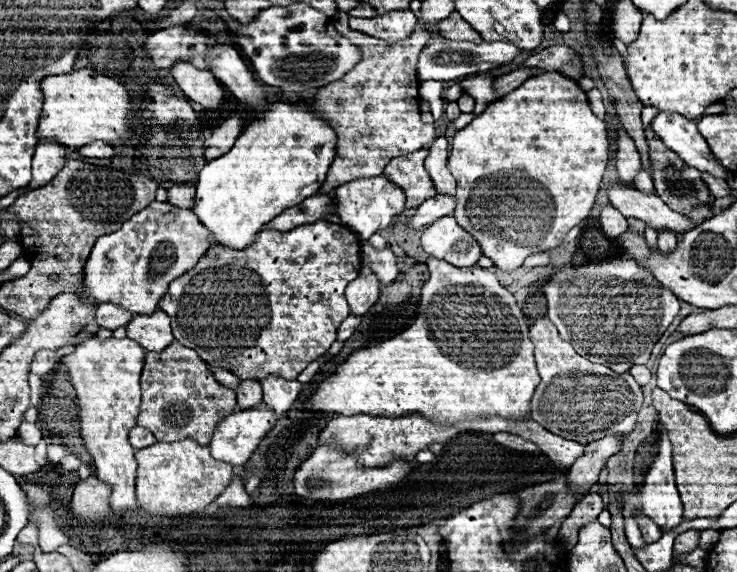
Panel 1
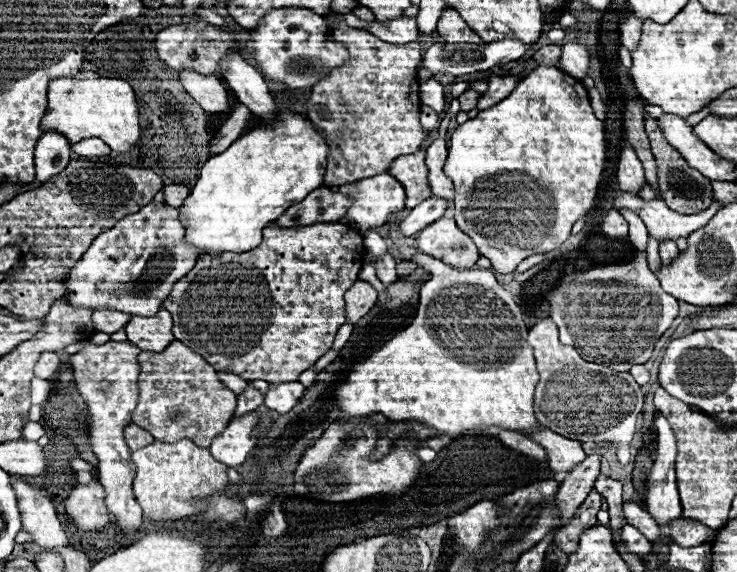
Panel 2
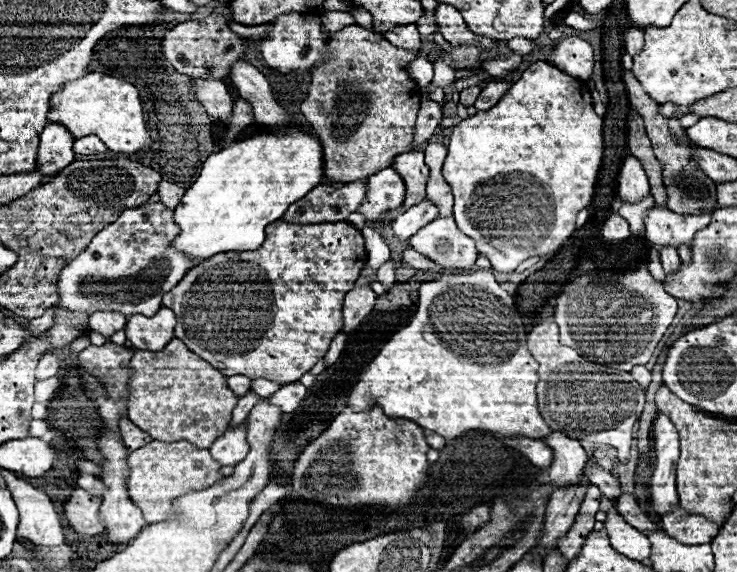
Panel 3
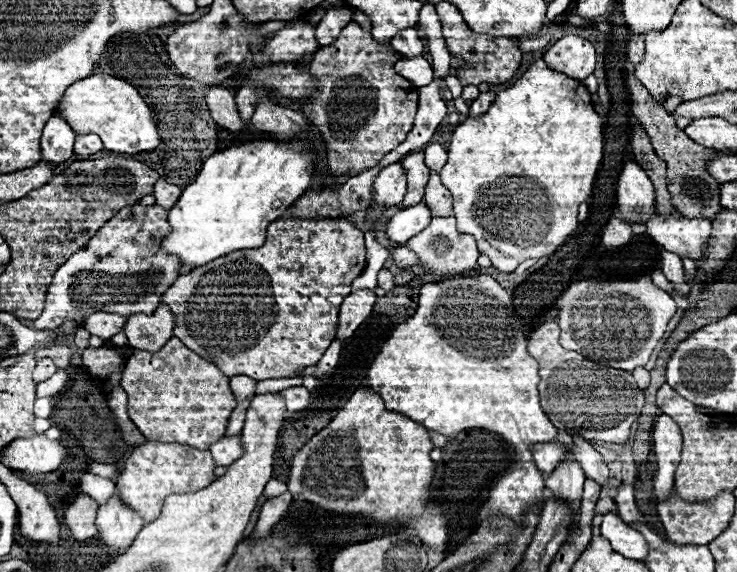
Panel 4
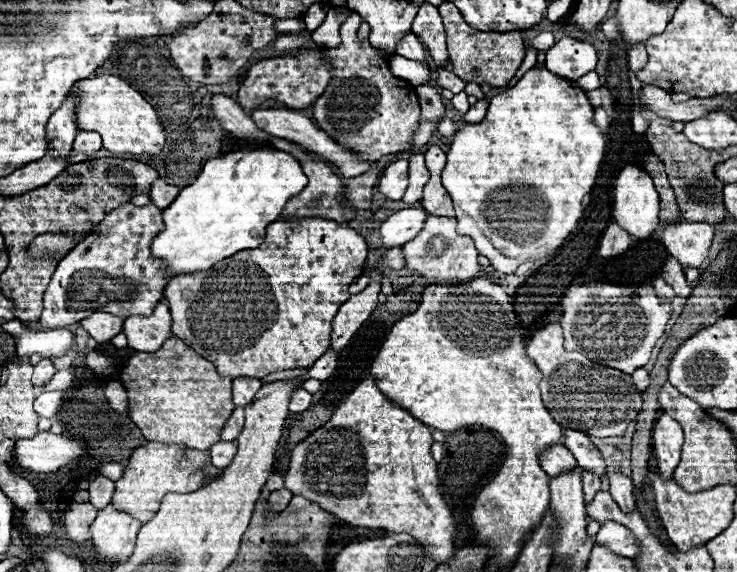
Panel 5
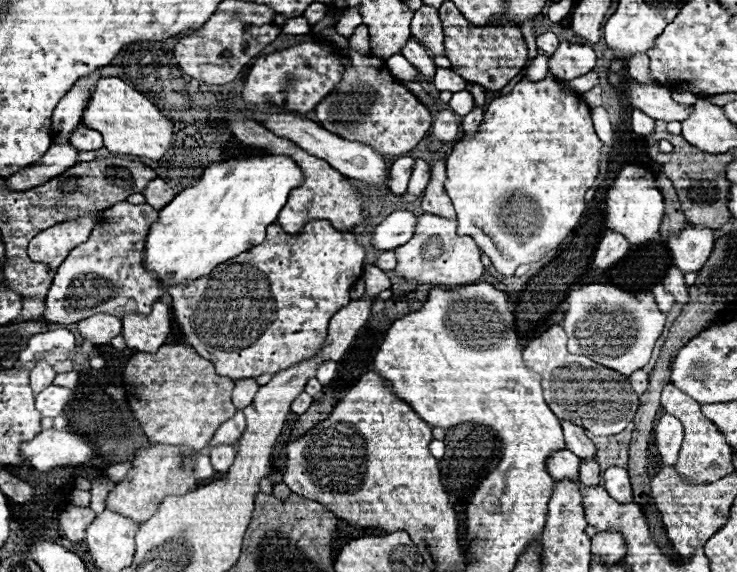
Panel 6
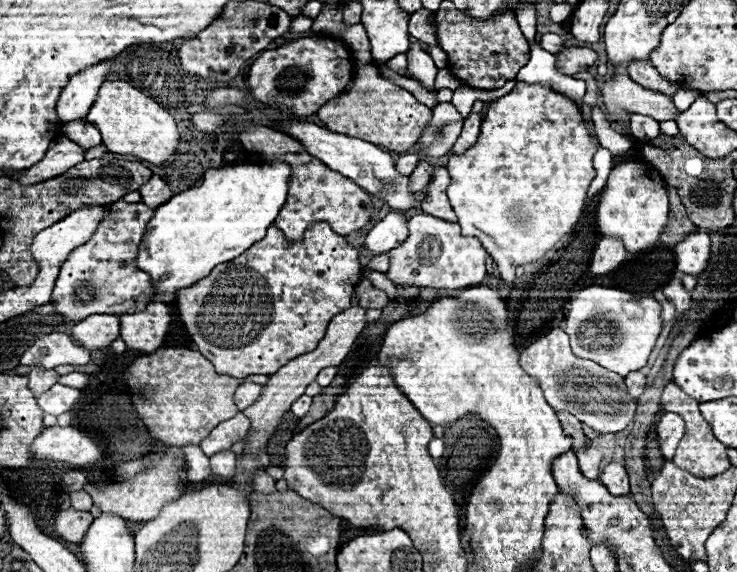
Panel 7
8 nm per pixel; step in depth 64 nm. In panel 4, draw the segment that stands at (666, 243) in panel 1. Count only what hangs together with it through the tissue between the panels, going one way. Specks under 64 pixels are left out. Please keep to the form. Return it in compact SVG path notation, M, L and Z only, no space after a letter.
M662 250L662 270L664 270L666 278L674 284L674 288L678 290L678 294L686 296L690 288L684 282L684 268L682 268L680 256L678 254L672 254L668 250Z

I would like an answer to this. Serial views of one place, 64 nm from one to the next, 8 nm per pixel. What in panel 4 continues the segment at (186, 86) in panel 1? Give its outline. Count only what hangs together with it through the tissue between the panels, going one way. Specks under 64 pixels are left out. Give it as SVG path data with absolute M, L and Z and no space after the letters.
M210 86L204 92L204 100L208 102L210 116L224 128L232 132L240 132L244 128L250 128L250 124L244 124L238 116L238 108L234 102L234 96L222 88L222 86Z

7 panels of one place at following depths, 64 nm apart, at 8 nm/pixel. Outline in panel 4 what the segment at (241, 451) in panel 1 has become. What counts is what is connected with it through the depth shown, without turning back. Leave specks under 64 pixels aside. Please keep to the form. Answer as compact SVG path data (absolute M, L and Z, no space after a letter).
M224 436L218 442L214 442L210 446L212 458L216 462L216 466L230 466L232 462L236 462L244 450L242 450L242 442L240 436Z

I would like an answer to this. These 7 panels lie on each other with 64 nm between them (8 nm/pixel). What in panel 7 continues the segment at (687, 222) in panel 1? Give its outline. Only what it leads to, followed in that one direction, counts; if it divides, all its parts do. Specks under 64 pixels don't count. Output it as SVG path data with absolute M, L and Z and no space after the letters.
M706 230L690 232L684 240L674 246L676 268L684 274L698 276L704 272L710 256L710 236Z

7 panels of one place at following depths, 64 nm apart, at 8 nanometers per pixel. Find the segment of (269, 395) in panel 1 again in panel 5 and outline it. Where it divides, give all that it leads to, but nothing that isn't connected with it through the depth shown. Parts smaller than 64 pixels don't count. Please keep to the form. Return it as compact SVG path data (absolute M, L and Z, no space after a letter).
M296 388L292 392L292 398L290 398L290 412L304 412L304 410L308 410L310 402L312 402L312 394L306 392L304 388Z

